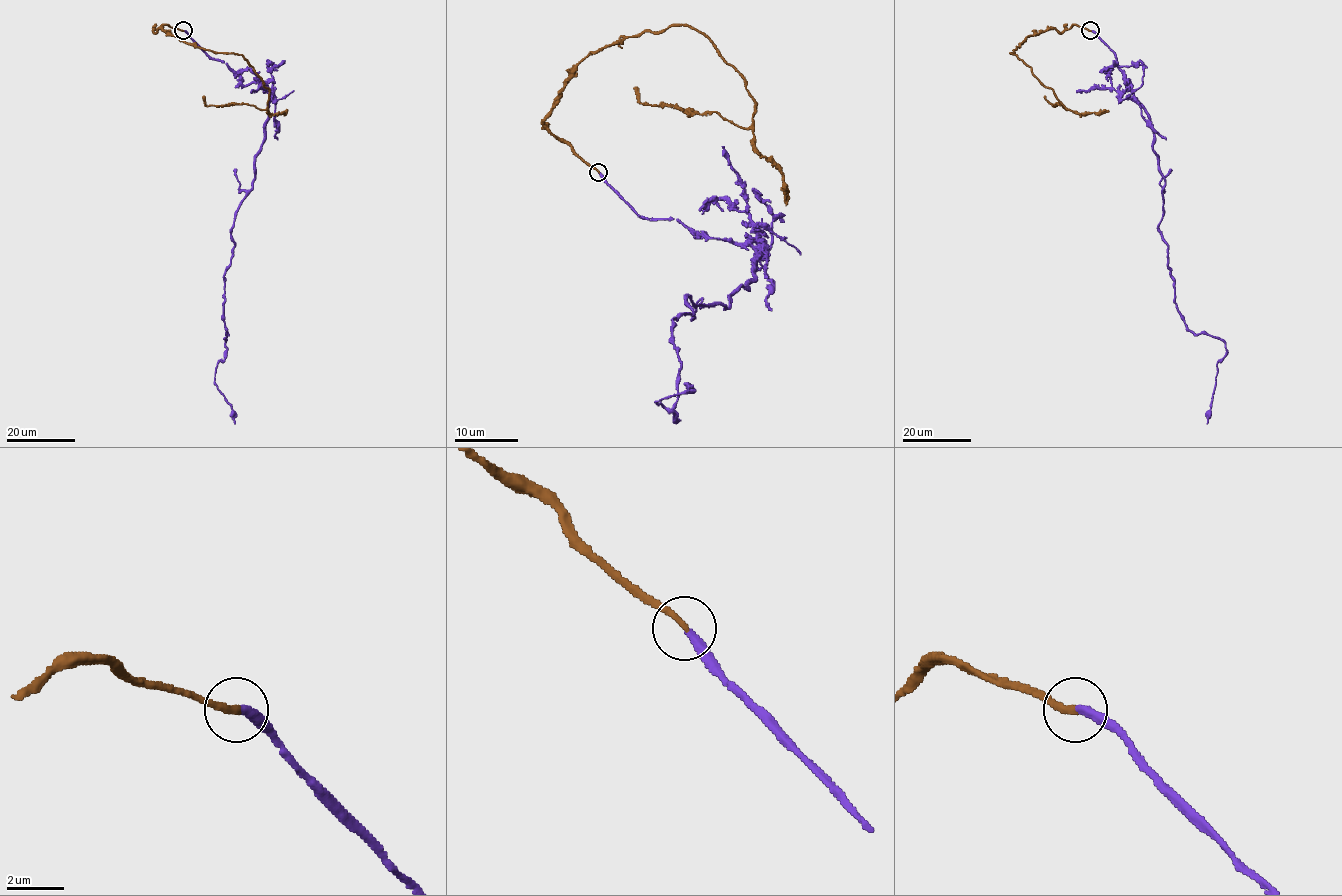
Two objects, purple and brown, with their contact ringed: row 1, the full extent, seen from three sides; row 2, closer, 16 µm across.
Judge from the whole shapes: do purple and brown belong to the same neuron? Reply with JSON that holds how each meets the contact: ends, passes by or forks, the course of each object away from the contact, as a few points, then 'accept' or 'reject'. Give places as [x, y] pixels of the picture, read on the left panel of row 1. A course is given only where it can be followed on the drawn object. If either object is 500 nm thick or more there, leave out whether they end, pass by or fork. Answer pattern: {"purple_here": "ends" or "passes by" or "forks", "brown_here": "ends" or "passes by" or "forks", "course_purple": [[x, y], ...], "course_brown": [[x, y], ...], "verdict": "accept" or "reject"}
{"purple_here": "ends", "brown_here": "ends", "course_purple": [[183, 30], [245, 85], [262, 81], [271, 95], [224, 275], [226, 356], [217, 364], [214, 384], [235, 424]], "course_brown": [[183, 30], [162, 25], [153, 31], [241, 54], [269, 91], [264, 110], [247, 104], [207, 105], [202, 96]], "verdict": "accept"}

